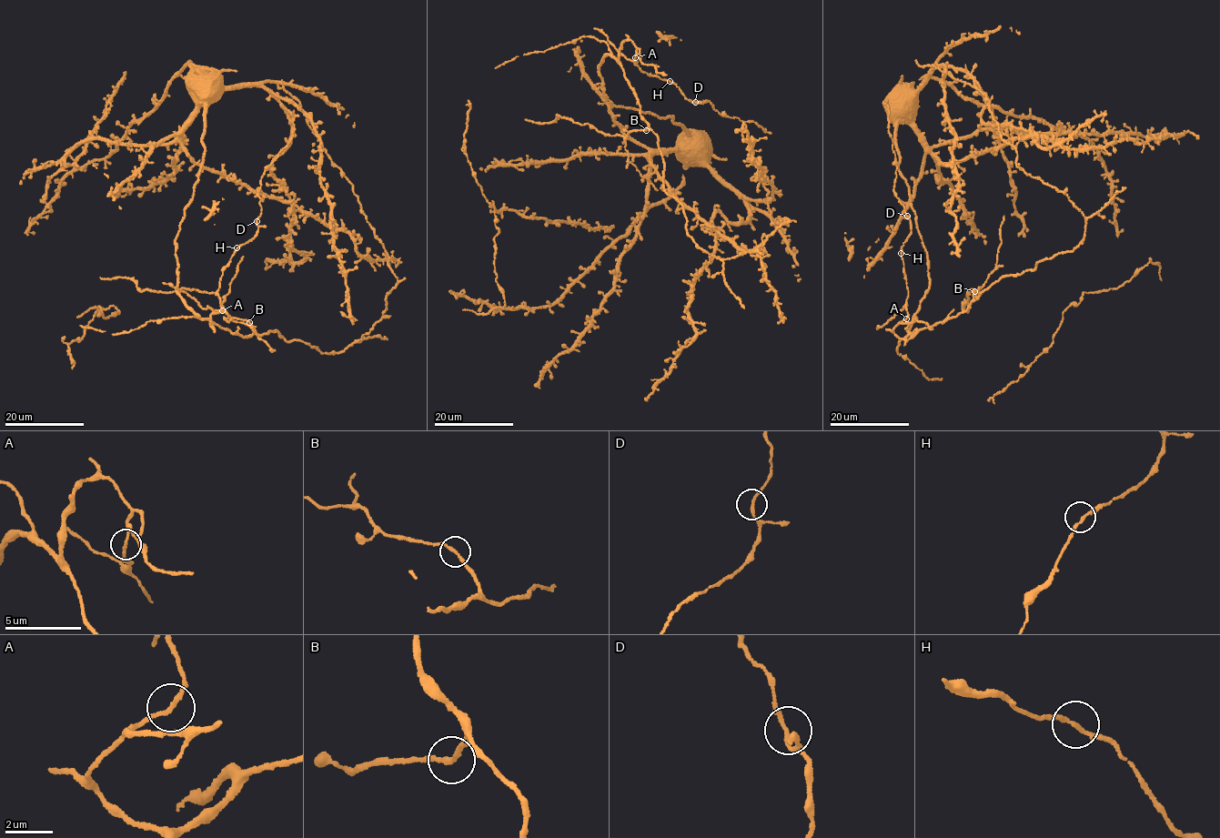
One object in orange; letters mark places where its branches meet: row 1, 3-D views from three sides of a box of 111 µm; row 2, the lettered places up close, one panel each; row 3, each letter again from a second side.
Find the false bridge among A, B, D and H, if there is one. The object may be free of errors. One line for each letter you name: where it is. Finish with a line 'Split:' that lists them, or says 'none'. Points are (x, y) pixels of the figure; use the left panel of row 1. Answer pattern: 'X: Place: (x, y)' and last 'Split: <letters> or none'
Split: none

